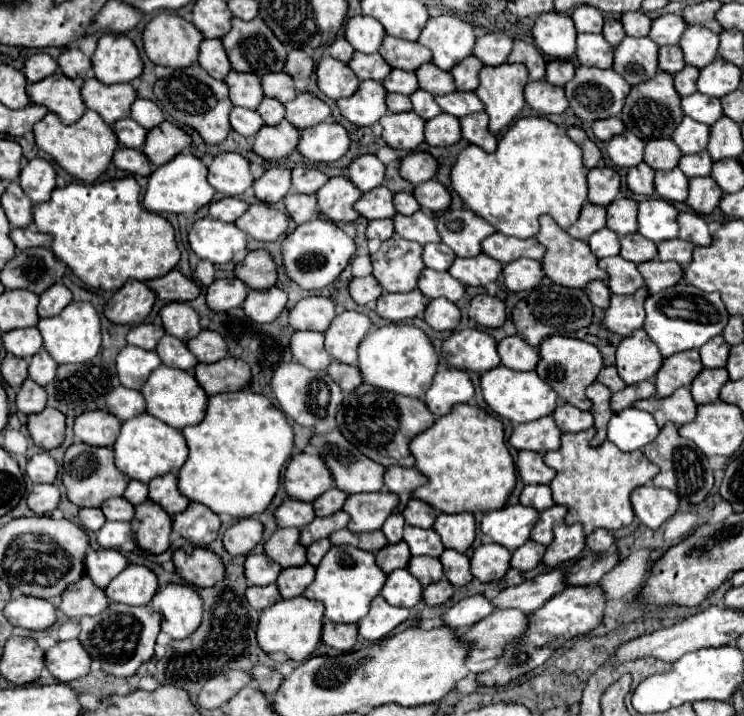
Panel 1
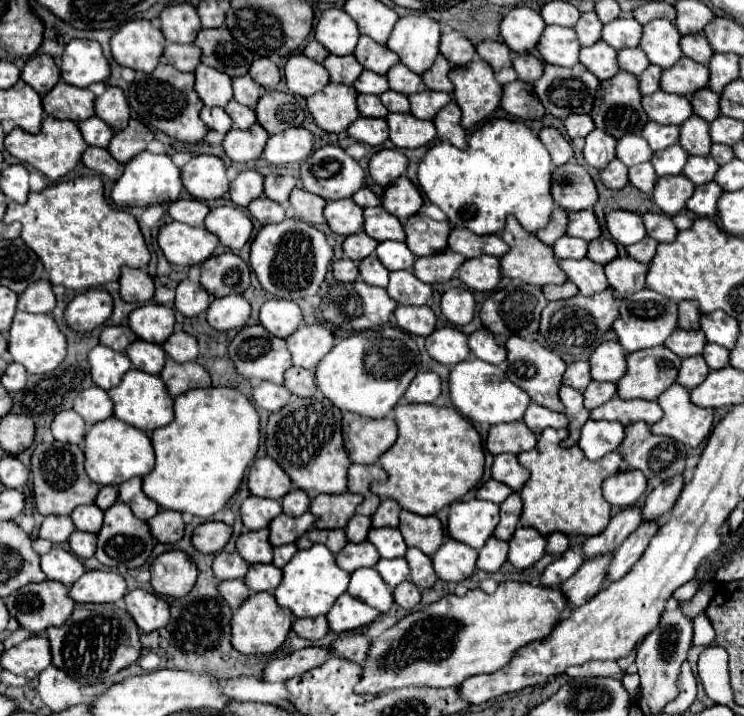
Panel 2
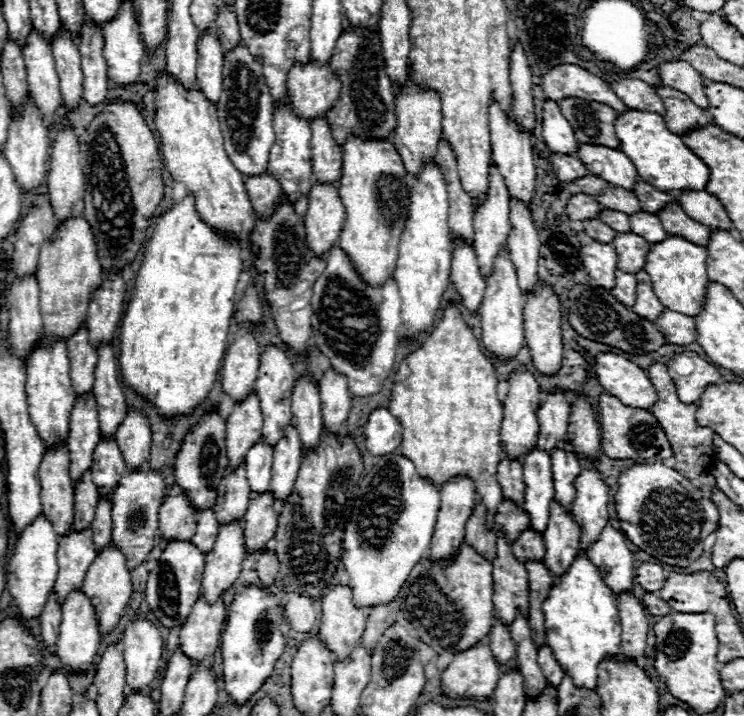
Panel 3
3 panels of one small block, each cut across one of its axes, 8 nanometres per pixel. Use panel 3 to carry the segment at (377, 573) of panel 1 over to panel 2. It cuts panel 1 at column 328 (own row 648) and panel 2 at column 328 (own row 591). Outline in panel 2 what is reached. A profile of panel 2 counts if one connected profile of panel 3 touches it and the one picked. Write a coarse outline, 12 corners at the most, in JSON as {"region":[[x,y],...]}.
{"region":[[324,544],[298,550],[274,596],[296,618],[326,614],[350,574]]}

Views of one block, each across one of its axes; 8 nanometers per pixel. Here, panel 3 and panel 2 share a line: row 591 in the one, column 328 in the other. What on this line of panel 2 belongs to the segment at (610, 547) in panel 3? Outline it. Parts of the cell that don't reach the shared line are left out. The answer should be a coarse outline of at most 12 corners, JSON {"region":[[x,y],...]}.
{"region":[[342,594],[326,614],[332,632],[352,632],[380,612]]}

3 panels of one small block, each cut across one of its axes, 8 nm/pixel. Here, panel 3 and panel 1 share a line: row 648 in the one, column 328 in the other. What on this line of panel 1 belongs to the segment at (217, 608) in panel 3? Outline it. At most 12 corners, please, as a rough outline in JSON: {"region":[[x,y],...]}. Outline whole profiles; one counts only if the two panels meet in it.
{"region":[[346,176],[318,190],[318,206],[332,222],[354,222],[362,196]]}

